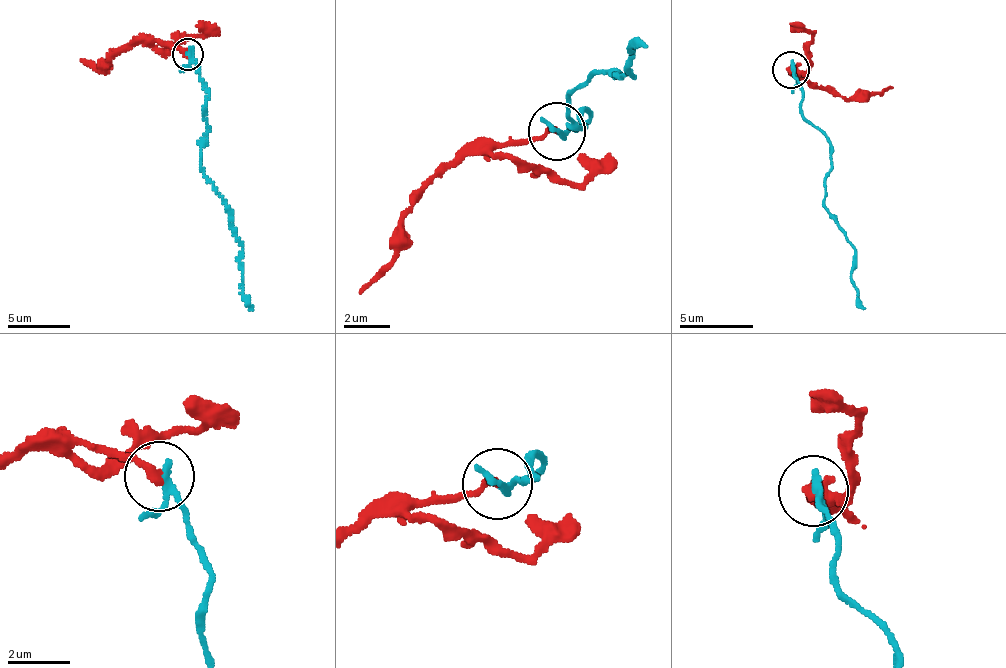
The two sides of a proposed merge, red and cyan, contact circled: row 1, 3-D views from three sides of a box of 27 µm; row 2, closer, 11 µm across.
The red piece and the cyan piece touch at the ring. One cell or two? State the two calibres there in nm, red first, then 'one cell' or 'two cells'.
calibres 280 and 180 nm; two cells

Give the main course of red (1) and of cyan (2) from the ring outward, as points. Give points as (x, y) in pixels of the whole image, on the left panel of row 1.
1: (187, 53), (155, 41), (137, 41), (116, 51), (105, 71), (81, 61)
2: (187, 53), (209, 93), (201, 171), (219, 196), (243, 249), (243, 299), (252, 310)

